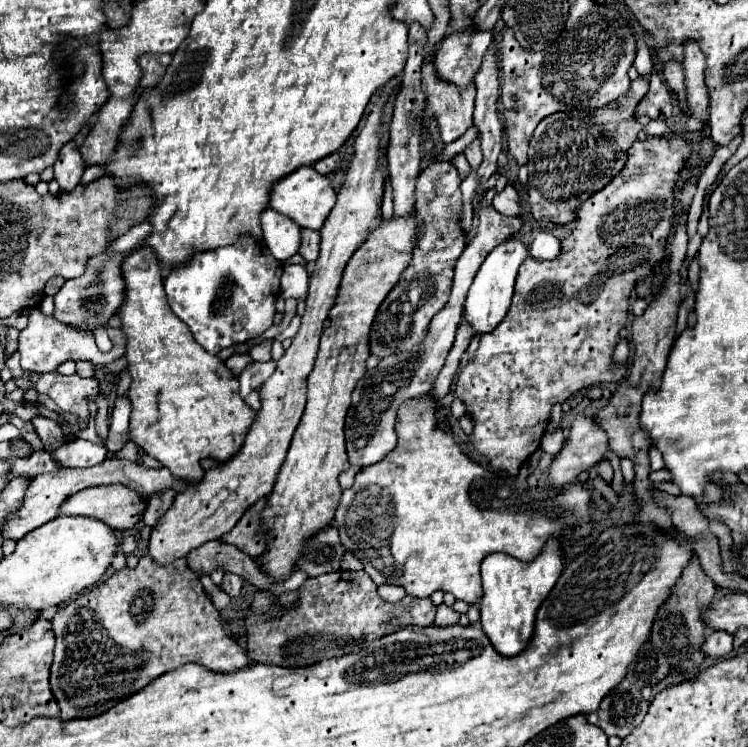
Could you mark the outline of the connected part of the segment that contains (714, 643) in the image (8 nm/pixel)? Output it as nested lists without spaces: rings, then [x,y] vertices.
[[[712,631],[712,635],[704,641],[704,647],[702,651],[708,655],[708,657],[722,657],[722,655],[728,655],[732,653],[732,635],[726,633],[726,631]]]

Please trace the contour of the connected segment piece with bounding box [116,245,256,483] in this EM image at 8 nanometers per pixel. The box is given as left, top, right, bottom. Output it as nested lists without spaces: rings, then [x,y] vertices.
[[[146,245],[136,247],[124,259],[120,273],[122,273],[126,289],[124,289],[122,307],[116,313],[116,317],[120,319],[122,323],[120,329],[126,335],[124,359],[128,361],[126,371],[132,377],[132,383],[128,389],[128,399],[132,403],[132,413],[130,413],[132,441],[138,443],[148,455],[158,459],[164,467],[168,467],[174,477],[186,479],[192,483],[200,481],[204,475],[200,461],[204,457],[214,457],[218,463],[228,461],[242,447],[244,435],[248,433],[256,413],[240,399],[238,379],[236,375],[228,373],[228,369],[224,367],[224,361],[206,353],[206,349],[202,349],[194,341],[184,321],[178,321],[178,317],[170,313],[170,305],[166,301],[166,293],[162,285],[160,261],[154,249],[148,249]]]

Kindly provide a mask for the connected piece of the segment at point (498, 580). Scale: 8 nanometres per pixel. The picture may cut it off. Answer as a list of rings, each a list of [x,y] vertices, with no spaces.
[[[548,539],[540,555],[532,561],[518,561],[504,553],[492,553],[482,561],[482,599],[480,625],[494,649],[502,655],[516,655],[532,637],[534,617],[564,569],[564,549],[558,539]]]

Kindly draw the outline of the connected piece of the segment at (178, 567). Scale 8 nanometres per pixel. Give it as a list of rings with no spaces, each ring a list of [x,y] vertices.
[[[142,557],[136,569],[124,567],[114,571],[106,581],[86,589],[66,607],[60,607],[52,619],[52,631],[56,635],[56,649],[50,685],[60,705],[62,721],[98,715],[102,703],[132,695],[166,671],[186,663],[200,663],[206,669],[220,673],[230,673],[250,663],[246,649],[230,633],[228,623],[222,621],[220,611],[204,593],[200,577],[188,569],[186,559],[162,567],[150,557]]]

